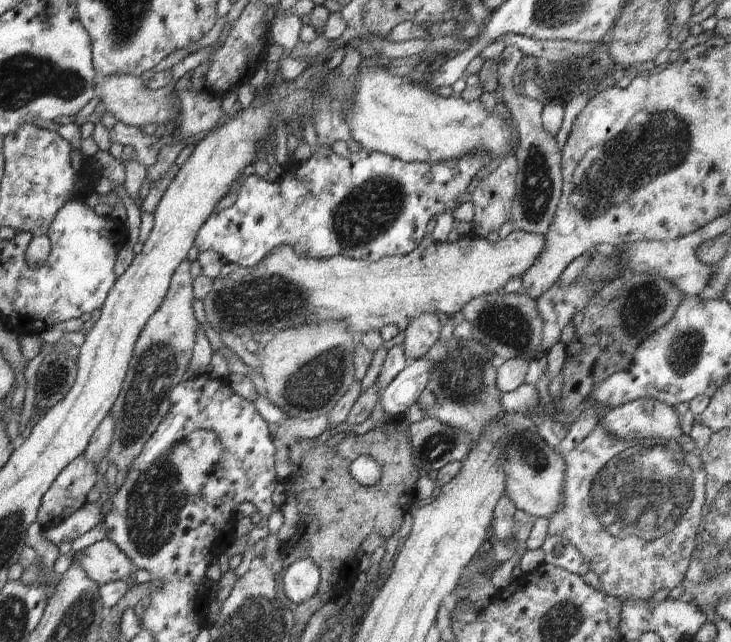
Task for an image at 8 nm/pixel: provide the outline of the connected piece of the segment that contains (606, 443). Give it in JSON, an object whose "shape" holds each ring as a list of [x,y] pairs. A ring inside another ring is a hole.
{"shape":[[[599,421],[596,428],[571,452],[562,456],[566,471],[562,484],[562,508],[548,518],[550,536],[566,538],[598,575],[600,591],[621,603],[649,600],[658,590],[674,590],[684,581],[696,549],[698,526],[706,507],[706,470],[695,453],[684,453],[678,440],[659,442],[618,440],[608,436]]]}

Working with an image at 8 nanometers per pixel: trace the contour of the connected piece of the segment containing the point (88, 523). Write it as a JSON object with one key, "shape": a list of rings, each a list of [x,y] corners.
{"shape":[[[87,501],[85,506],[82,506],[82,509],[74,512],[62,524],[45,528],[39,532],[42,534],[42,538],[44,538],[45,534],[48,542],[60,547],[62,542],[66,542],[66,540],[74,541],[95,526],[98,526],[102,521],[102,505],[98,502]]]}

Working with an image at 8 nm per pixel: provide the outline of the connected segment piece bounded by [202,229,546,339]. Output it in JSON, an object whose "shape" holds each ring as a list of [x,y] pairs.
{"shape":[[[515,229],[505,238],[491,243],[484,236],[471,232],[460,235],[456,242],[436,242],[430,233],[425,232],[424,238],[410,254],[385,257],[375,262],[352,259],[344,256],[333,258],[304,258],[296,254],[289,245],[276,246],[261,262],[252,267],[240,267],[228,276],[216,278],[212,291],[202,300],[206,320],[216,334],[221,331],[232,332],[243,338],[257,338],[265,332],[282,332],[288,328],[308,326],[322,320],[344,320],[350,334],[361,336],[370,330],[382,330],[389,324],[404,331],[417,315],[425,313],[455,315],[462,311],[470,300],[494,294],[503,290],[513,277],[526,274],[526,270],[536,262],[536,258],[546,250],[546,238],[543,235],[526,233]]]}

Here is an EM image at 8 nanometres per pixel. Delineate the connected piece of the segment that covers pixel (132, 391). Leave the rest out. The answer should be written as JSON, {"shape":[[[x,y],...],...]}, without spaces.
{"shape":[[[180,262],[171,279],[162,306],[150,316],[134,348],[126,380],[109,415],[114,418],[114,433],[108,450],[108,464],[115,464],[118,472],[130,472],[134,458],[144,450],[148,440],[158,430],[170,409],[172,390],[184,381],[196,341],[198,322],[193,310],[193,277],[191,262]]]}

